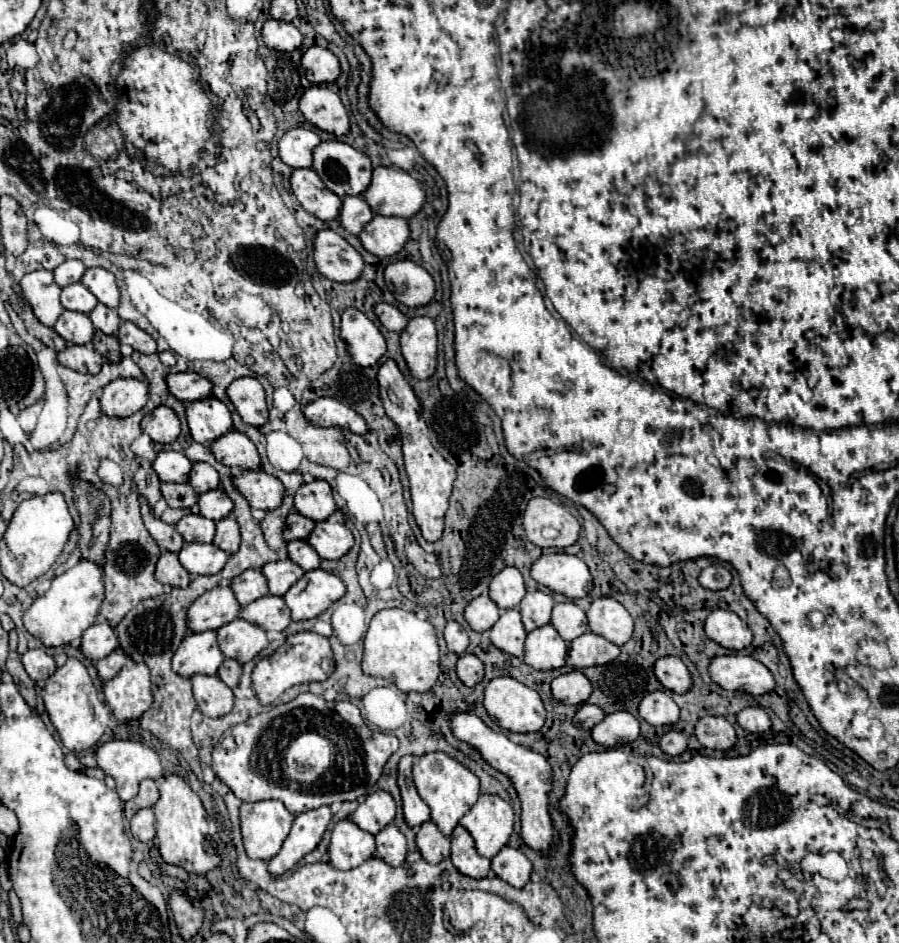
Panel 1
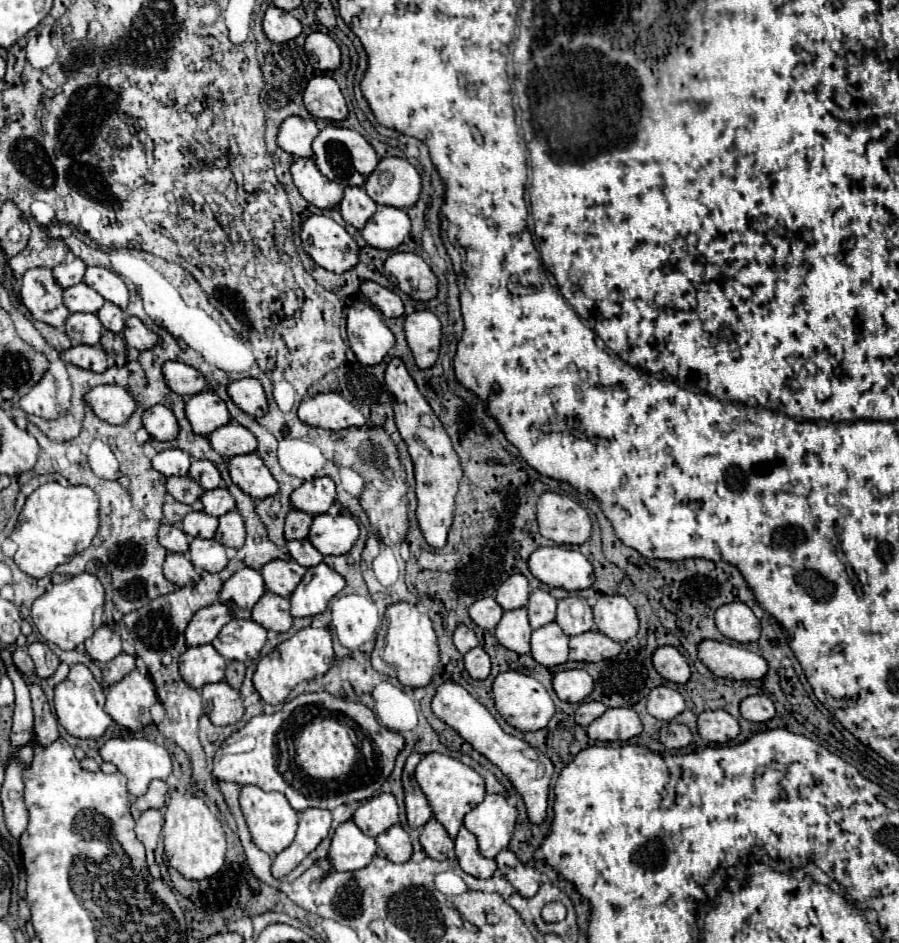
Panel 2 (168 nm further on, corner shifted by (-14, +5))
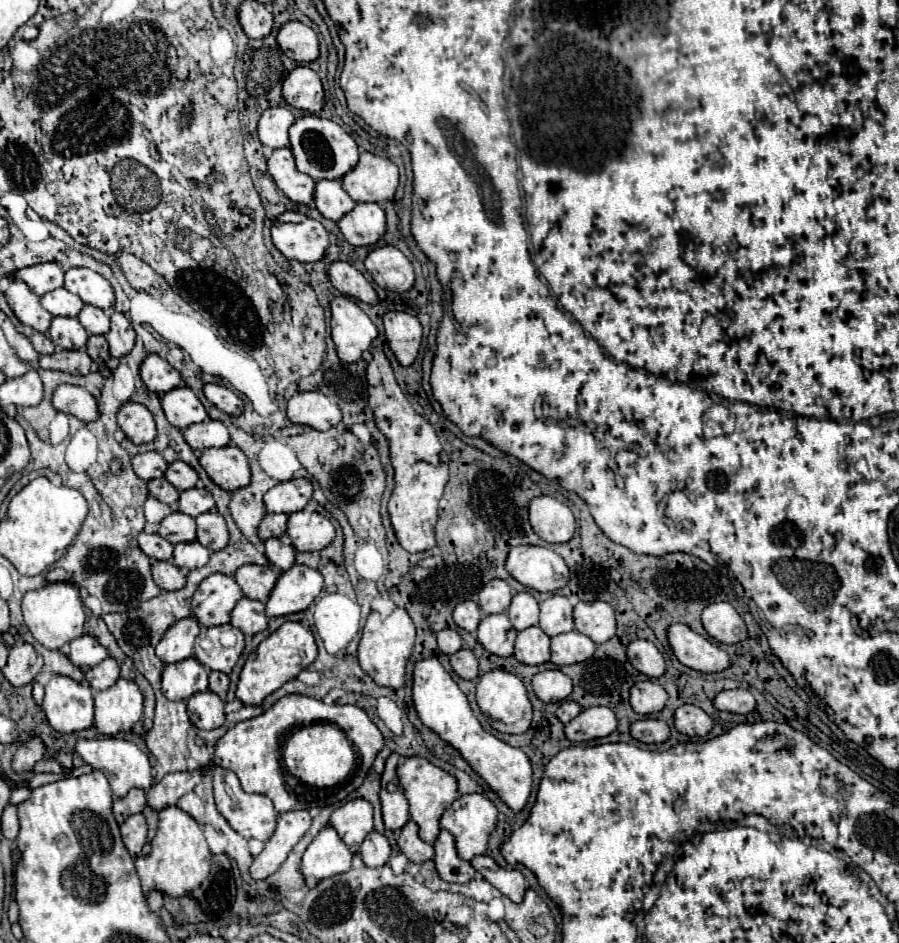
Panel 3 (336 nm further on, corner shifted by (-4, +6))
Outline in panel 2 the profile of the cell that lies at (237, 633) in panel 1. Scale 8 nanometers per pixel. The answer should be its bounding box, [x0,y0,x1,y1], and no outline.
[213,619,267,661]

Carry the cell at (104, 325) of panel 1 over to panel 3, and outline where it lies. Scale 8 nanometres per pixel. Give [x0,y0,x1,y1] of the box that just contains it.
[77,306,109,334]

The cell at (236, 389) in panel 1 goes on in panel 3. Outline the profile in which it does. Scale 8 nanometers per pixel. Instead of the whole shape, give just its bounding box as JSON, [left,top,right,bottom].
[203,384,243,416]

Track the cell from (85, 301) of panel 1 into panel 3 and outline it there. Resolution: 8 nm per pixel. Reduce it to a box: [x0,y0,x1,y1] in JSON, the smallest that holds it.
[39,288,83,316]

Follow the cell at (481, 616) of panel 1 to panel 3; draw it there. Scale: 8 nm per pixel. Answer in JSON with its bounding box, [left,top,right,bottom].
[453,600,483,632]

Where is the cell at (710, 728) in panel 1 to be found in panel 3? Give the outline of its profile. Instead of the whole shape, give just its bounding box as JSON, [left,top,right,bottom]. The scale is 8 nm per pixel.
[675,704,711,736]

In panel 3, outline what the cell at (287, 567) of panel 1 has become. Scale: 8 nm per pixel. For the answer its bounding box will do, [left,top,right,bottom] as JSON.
[233,564,281,602]

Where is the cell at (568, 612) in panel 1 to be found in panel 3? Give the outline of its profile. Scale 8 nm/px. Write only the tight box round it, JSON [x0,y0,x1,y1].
[539,594,573,636]

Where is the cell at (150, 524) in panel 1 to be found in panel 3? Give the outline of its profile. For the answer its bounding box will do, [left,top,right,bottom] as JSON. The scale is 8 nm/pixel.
[137,532,173,560]

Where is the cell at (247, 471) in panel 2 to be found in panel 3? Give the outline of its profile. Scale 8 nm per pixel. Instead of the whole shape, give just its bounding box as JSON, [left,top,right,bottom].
[199,444,249,492]

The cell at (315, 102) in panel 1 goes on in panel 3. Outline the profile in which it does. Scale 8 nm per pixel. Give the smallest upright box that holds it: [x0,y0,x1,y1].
[283,66,325,114]

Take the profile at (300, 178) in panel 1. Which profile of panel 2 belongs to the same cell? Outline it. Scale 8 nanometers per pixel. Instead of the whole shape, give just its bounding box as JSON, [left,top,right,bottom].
[291,159,343,209]

